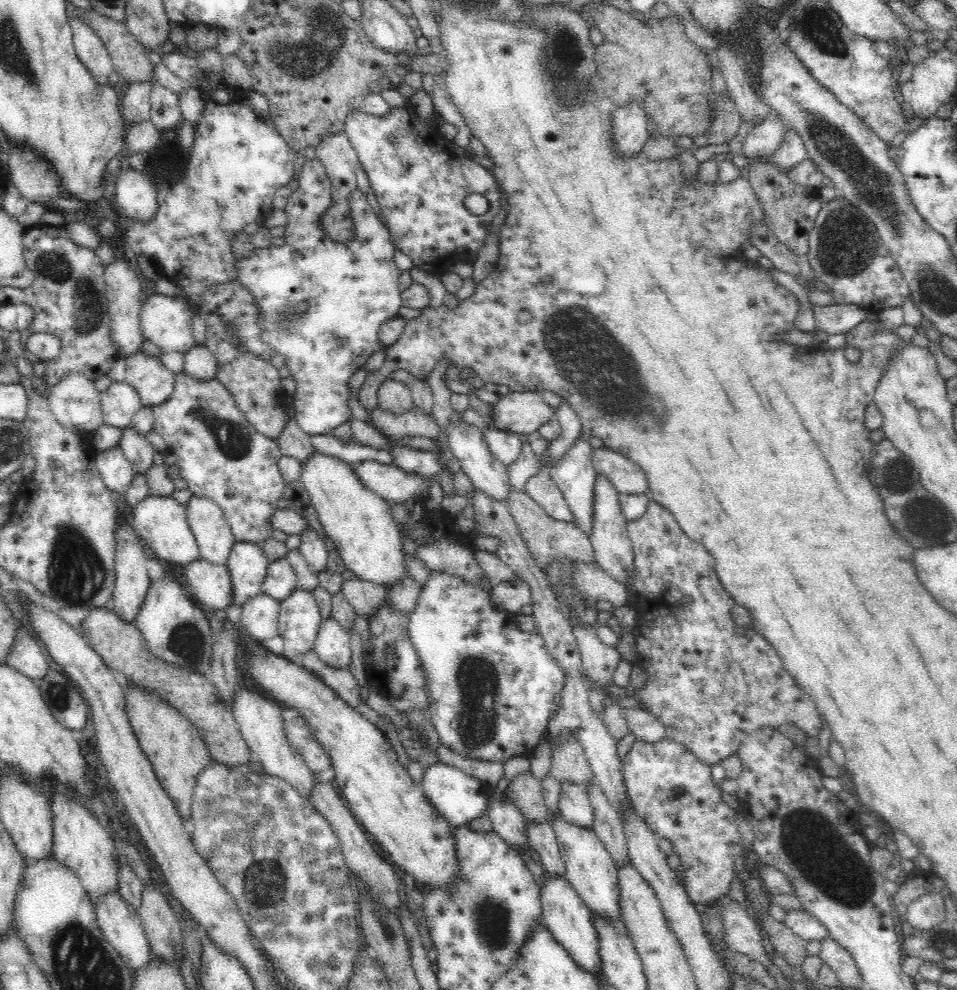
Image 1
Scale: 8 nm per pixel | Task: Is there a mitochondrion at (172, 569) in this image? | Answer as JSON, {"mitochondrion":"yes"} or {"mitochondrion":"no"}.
{"mitochondrion":"no"}

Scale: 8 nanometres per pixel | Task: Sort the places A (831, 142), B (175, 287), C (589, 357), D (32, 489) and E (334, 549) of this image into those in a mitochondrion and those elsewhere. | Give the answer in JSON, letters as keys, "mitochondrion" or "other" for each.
{"A":"mitochondrion","B":"other","C":"mitochondrion","D":"other","E":"other"}

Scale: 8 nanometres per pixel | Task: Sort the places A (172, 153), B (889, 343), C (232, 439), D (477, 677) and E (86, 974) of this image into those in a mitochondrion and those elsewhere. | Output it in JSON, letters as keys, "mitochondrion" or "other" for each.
{"A":"other","B":"other","C":"mitochondrion","D":"mitochondrion","E":"mitochondrion"}

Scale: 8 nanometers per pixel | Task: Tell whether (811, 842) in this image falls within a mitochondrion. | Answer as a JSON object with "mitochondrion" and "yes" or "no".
{"mitochondrion":"yes"}

